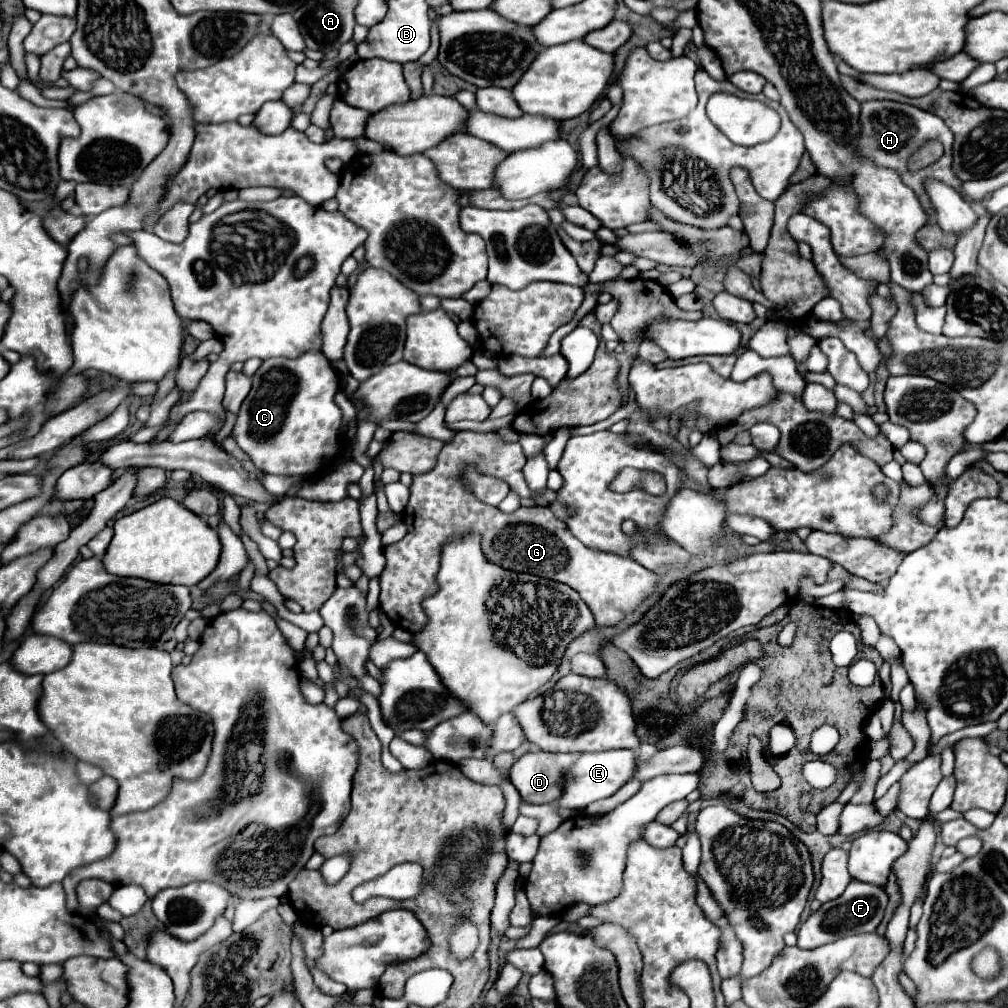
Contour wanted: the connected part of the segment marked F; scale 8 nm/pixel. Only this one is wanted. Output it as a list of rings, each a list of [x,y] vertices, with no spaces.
[[[851,879],[851,883],[847,885],[845,893],[833,901],[823,903],[815,913],[811,913],[811,917],[799,927],[797,931],[797,945],[801,949],[815,949],[821,947],[825,943],[833,943],[841,937],[849,937],[849,935],[857,935],[857,933],[869,933],[875,931],[877,925],[883,919],[887,907],[887,893],[877,887],[877,885],[869,885],[863,881],[855,881]]]

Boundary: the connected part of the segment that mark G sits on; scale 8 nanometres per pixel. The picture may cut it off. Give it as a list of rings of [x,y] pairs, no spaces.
[[[457,431],[455,437],[443,445],[435,467],[423,475],[413,475],[411,497],[403,511],[403,521],[409,533],[403,537],[403,541],[383,549],[387,565],[379,575],[379,603],[395,627],[407,629],[411,633],[421,631],[427,621],[421,601],[437,591],[435,575],[439,571],[441,545],[451,535],[471,531],[483,535],[483,551],[489,561],[505,569],[549,577],[573,587],[593,611],[597,625],[619,623],[625,613],[633,611],[643,601],[643,597],[653,591],[653,585],[657,583],[653,571],[641,567],[631,557],[609,555],[607,551],[595,551],[583,545],[549,509],[519,507],[515,513],[503,513],[497,507],[477,501],[459,481],[459,471],[463,465],[475,463],[479,471],[507,481],[511,489],[525,499],[525,491],[529,489],[521,479],[521,465],[525,465],[525,461],[527,459],[521,445],[505,443],[497,433]]]

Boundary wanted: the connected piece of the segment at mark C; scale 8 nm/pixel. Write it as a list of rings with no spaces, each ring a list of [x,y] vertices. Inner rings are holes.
[[[307,351],[297,359],[263,361],[233,427],[237,445],[263,473],[317,475],[339,455],[341,409],[333,399],[337,387],[339,375],[321,351]]]

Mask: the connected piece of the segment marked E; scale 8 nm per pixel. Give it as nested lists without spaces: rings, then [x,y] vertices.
[[[629,749],[583,753],[575,761],[575,765],[571,765],[571,771],[567,771],[563,795],[559,797],[557,805],[559,807],[571,807],[577,811],[585,809],[589,803],[613,795],[625,781],[631,779],[633,769],[635,769],[635,751],[629,751]]]

